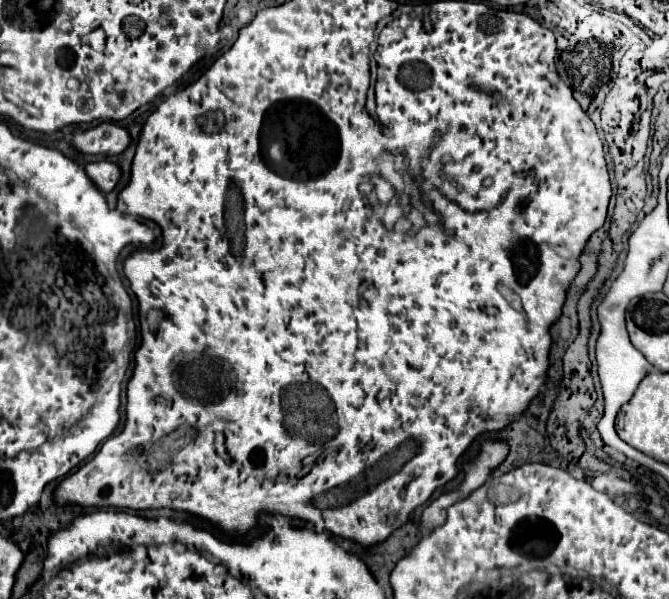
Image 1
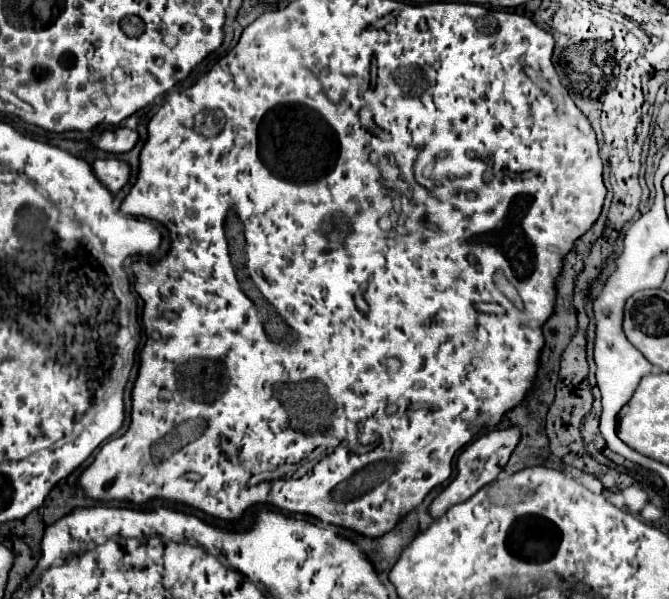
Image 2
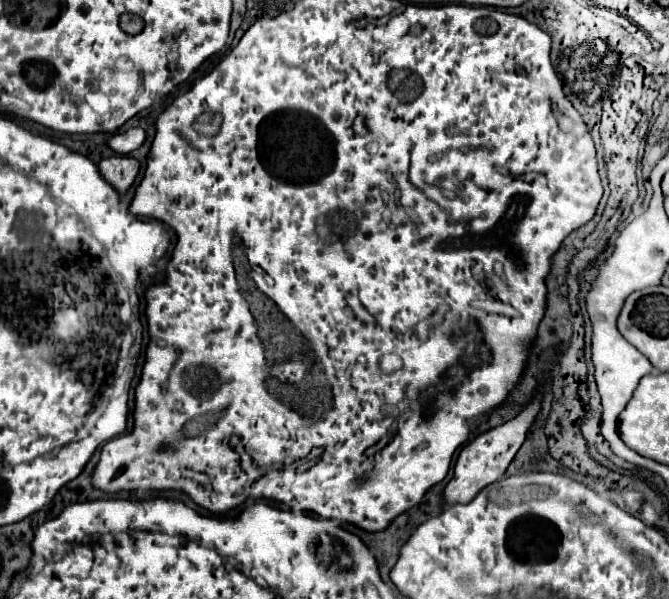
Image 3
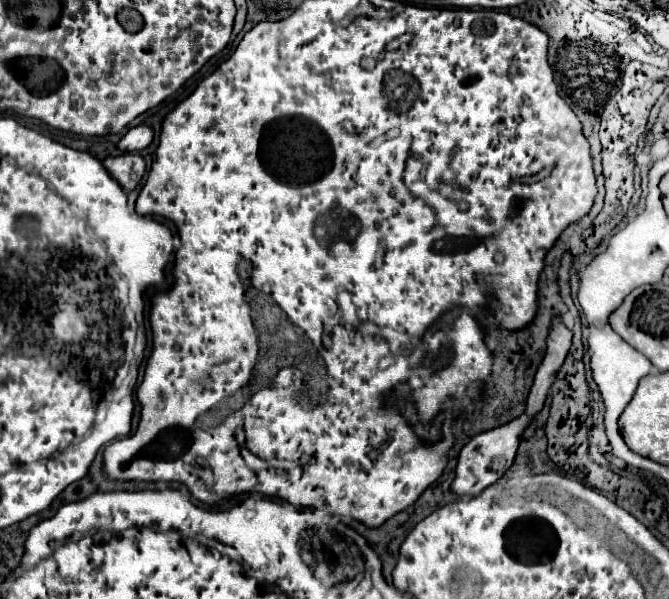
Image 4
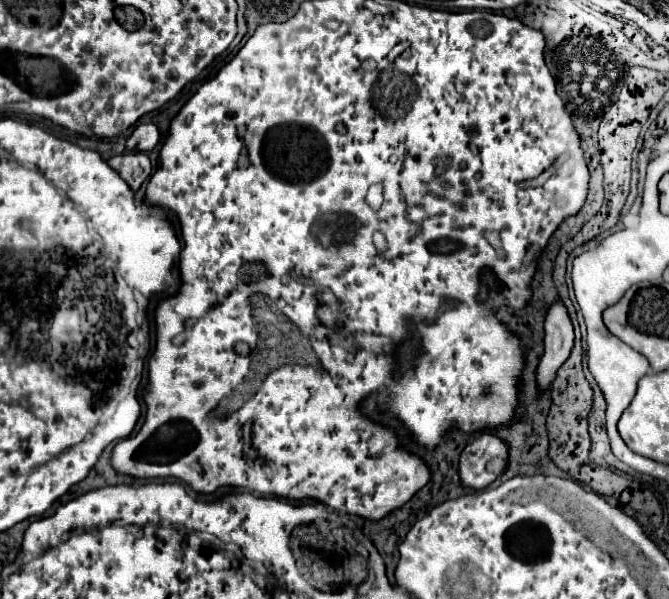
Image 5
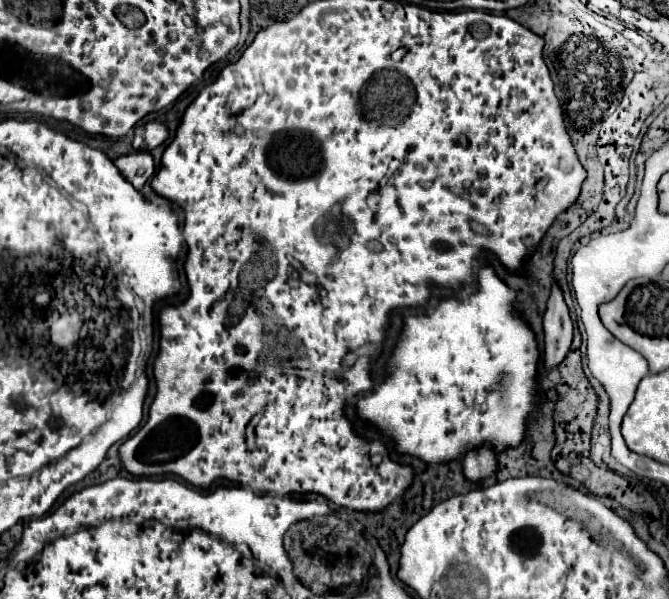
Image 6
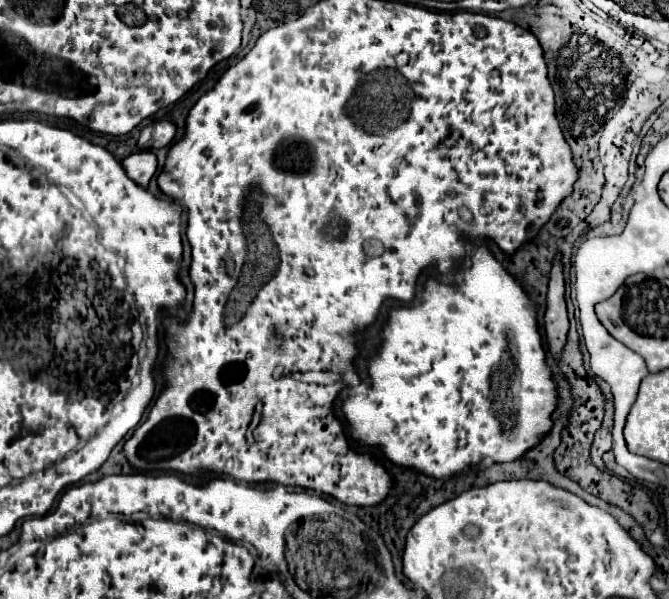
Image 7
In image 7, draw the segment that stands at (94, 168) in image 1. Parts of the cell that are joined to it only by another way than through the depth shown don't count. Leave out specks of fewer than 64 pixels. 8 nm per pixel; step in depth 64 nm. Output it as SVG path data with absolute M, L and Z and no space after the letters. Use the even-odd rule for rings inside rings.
M152 152L132 154L124 158L122 164L128 170L128 176L132 176L132 180L136 180L136 184L140 186L148 186L150 178L156 174L156 168L158 168L158 160Z

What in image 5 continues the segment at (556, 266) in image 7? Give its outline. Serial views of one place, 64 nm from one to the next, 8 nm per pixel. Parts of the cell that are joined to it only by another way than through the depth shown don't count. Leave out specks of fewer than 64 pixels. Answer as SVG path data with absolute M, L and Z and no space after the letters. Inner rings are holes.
M560 298L550 306L544 330L546 338L544 338L544 356L538 366L538 388L548 388L552 384L558 368L570 356L574 344L574 328Z

